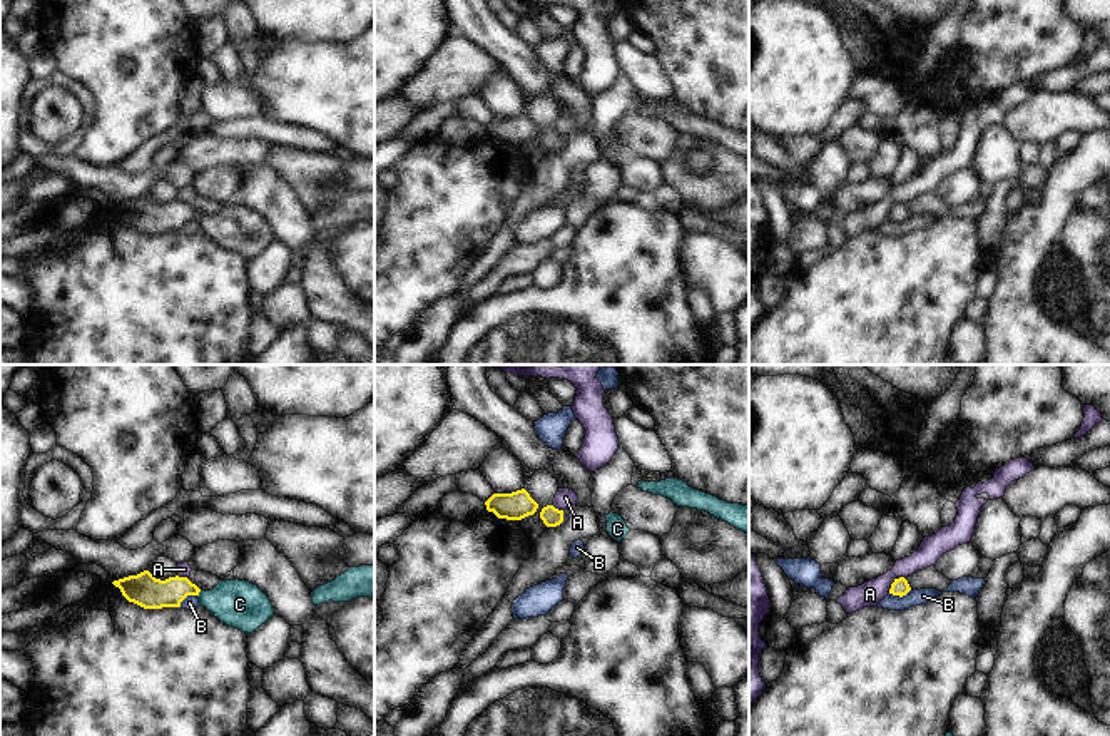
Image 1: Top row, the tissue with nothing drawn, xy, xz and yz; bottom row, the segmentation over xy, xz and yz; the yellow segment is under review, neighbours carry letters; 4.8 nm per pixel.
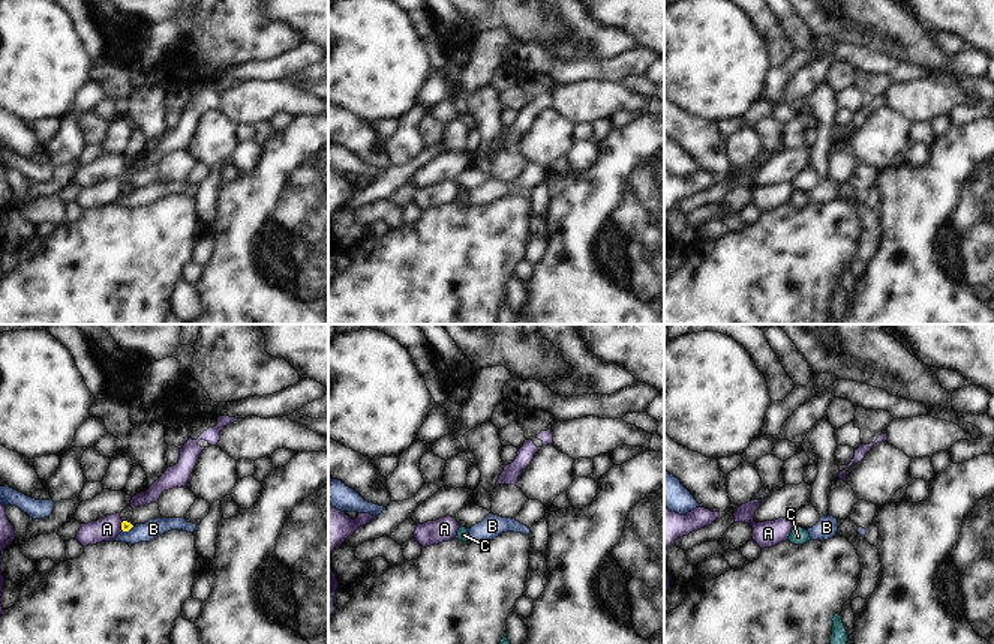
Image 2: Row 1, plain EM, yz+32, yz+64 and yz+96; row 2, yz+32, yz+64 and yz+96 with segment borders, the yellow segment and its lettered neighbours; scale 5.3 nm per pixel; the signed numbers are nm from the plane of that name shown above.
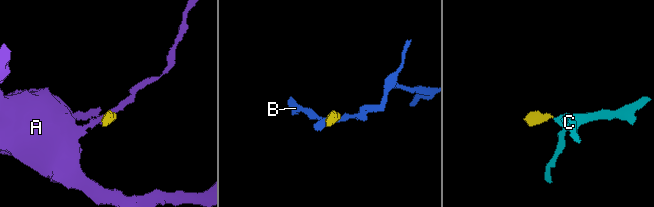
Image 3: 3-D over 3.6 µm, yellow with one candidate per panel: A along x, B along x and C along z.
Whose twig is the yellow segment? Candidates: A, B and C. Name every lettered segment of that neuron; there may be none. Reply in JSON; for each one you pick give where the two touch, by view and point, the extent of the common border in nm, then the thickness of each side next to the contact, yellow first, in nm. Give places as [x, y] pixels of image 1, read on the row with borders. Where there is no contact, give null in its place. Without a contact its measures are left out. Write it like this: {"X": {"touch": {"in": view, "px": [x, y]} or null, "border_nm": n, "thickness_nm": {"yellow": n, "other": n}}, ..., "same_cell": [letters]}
{"C": {"touch": {"in": "xy", "px": [198, 594]}, "border_nm": 40, "thickness_nm": {"yellow": 160, "other": 220}}, "same_cell": ["C"]}

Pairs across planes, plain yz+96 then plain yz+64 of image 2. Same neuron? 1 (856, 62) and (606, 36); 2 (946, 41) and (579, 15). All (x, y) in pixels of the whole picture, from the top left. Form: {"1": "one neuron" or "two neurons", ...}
{"1": "two neurons", "2": "one neuron"}

